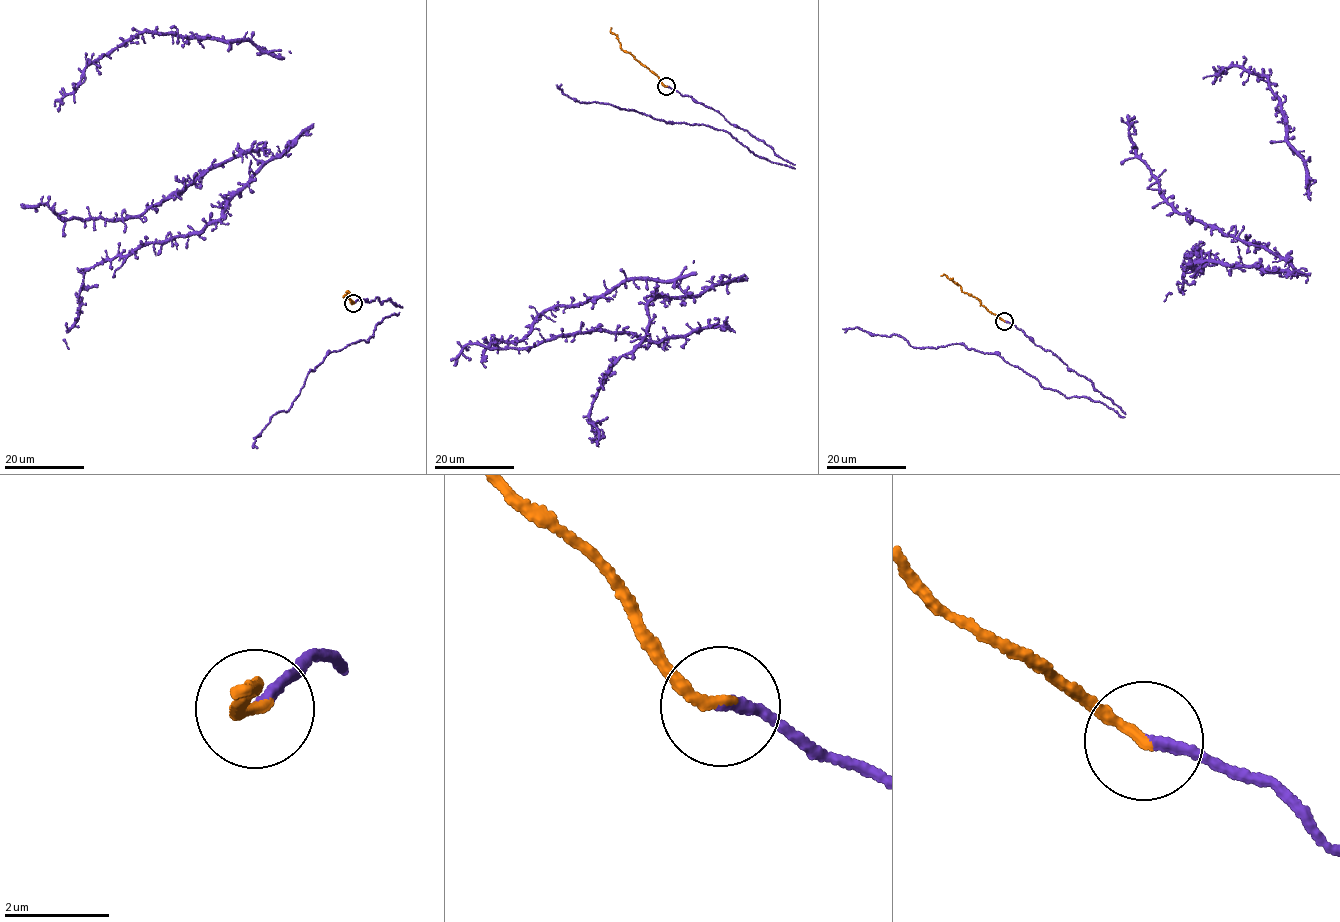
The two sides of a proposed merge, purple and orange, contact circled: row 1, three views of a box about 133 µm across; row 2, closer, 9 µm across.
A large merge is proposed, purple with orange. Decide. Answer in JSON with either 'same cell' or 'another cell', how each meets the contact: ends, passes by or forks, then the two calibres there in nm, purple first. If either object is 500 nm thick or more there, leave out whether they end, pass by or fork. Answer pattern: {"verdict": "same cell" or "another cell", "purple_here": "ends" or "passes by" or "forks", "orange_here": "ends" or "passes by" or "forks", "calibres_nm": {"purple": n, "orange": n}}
{"verdict": "same cell", "purple_here": "ends", "orange_here": "ends", "calibres_nm": {"purple": 200, "orange": 240}}

